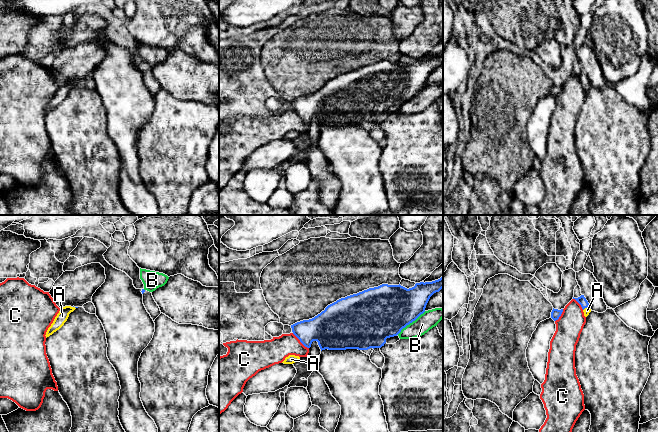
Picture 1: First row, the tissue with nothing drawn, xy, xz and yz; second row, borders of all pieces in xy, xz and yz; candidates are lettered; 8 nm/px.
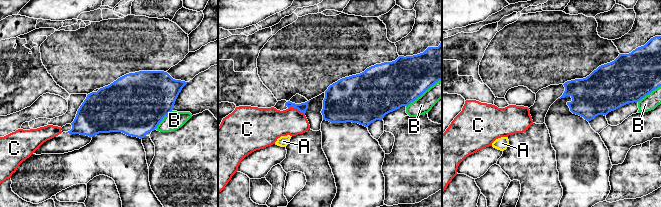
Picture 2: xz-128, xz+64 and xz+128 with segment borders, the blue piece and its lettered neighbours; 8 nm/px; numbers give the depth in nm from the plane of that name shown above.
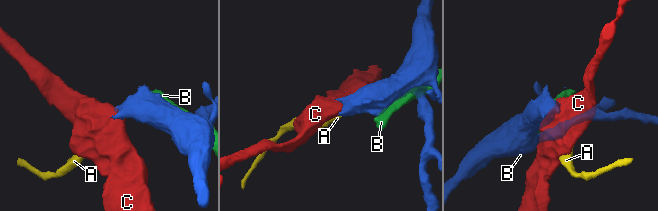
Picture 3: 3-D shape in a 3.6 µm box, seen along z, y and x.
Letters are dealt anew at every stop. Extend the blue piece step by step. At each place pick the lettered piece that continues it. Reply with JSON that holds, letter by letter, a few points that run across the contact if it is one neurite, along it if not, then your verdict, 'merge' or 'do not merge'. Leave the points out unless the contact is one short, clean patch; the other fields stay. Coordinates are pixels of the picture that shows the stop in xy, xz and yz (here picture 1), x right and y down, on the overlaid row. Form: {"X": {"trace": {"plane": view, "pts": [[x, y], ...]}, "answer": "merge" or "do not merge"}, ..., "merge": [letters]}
{"A": {"trace": {"plane": "yz", "pts": [[581, 300], [585, 307], [587, 310]]}, "answer": "merge"}, "B": {"answer": "do not merge"}, "C": {"trace": {"plane": "xz", "pts": [[292, 333], [308, 348]]}, "answer": "do not merge"}, "merge": ["A"]}

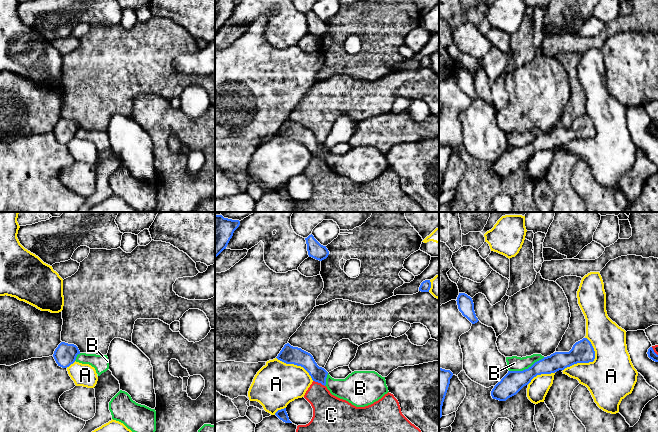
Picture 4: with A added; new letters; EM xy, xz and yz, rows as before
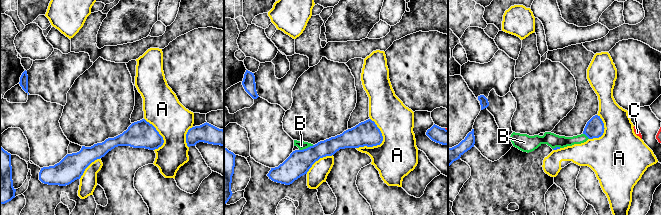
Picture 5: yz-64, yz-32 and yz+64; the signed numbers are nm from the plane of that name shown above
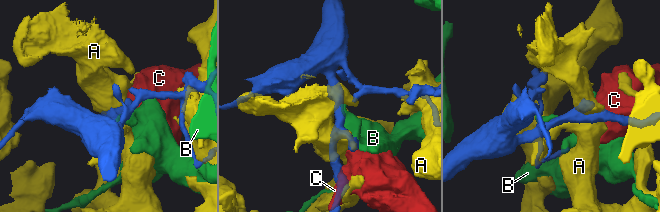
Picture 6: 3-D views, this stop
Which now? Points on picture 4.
{"A": {"answer": "do not merge"}, "B": {"answer": "do not merge"}, "C": {"answer": "do not merge"}, "merge": []}

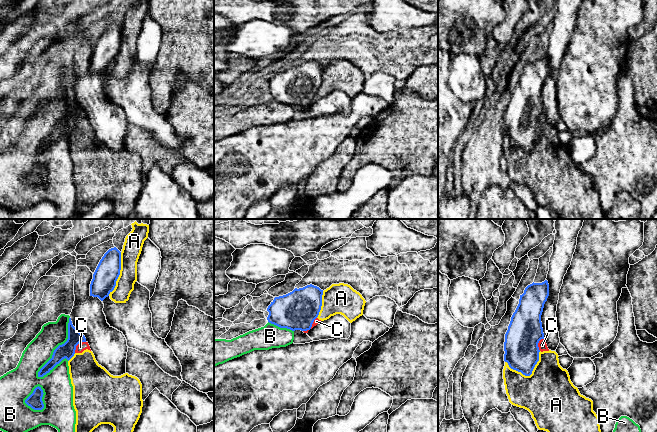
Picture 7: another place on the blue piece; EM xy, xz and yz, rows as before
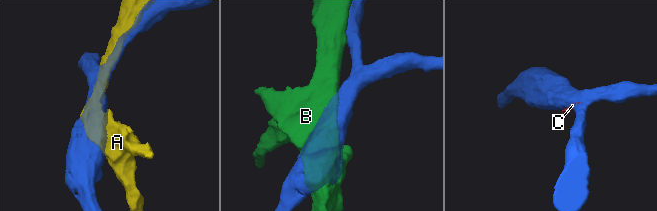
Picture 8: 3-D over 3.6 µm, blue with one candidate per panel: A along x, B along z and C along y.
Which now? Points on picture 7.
{"A": {"answer": "do not merge"}, "B": {"answer": "do not merge"}, "C": {"trace": {"plane": "xy", "pts": [[85, 341], [80, 342], [74, 352]]}, "answer": "do not merge"}, "merge": []}

